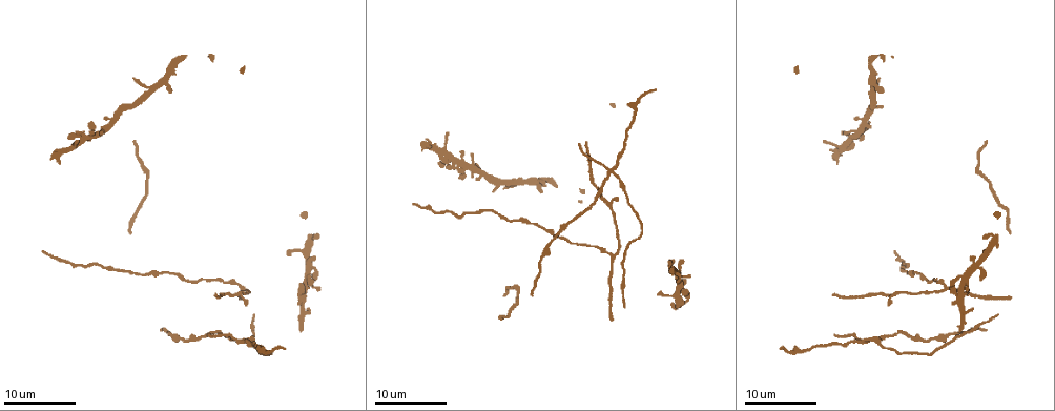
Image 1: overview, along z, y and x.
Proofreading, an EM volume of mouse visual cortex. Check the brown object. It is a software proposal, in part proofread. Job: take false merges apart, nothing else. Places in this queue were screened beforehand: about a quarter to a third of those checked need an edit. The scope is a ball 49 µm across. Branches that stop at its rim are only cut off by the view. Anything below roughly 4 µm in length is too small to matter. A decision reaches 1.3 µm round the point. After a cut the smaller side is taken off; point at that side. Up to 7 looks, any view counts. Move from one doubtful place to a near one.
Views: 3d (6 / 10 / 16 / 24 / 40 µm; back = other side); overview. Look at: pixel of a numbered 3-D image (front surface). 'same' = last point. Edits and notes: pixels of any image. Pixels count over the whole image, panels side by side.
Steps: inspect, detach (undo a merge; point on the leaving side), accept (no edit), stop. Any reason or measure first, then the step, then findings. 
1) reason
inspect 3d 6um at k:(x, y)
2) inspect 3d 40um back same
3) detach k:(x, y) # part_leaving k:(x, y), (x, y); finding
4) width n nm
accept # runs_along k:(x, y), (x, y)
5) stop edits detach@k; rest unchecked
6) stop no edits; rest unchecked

inspect 3d 10um at 1:(242, 289)

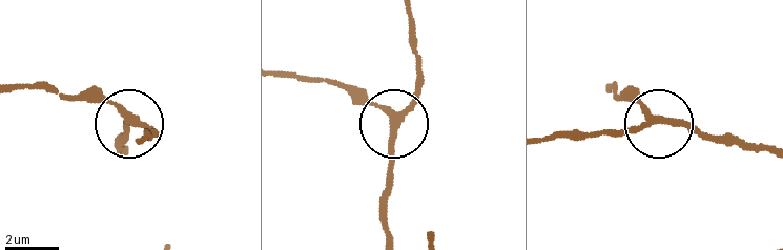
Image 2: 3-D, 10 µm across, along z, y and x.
from behind
inspect 3d 10um back at 2:(397, 117)

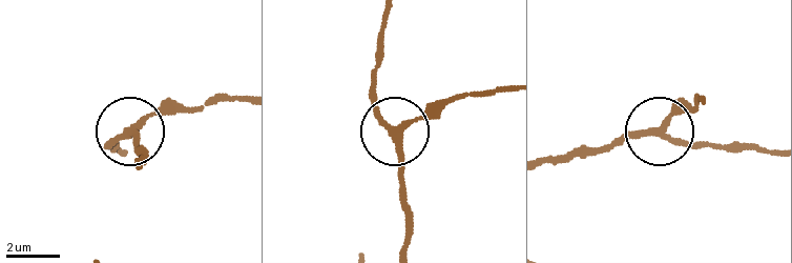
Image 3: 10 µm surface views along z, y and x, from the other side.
arms 3
accept # runs_along 3:(705, 96), (662, 127), (685, 143), (716, 143); one neuron here

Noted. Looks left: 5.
four-way junction
inspect 3d 10um at 1:(241, 343)

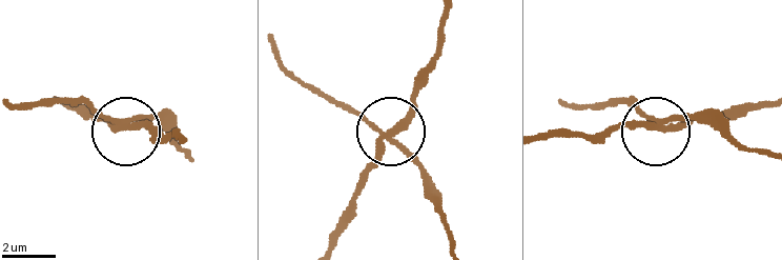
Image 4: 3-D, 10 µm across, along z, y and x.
detach 4:(363, 171) # part_leaving 4:(386, 140), (352, 219), (332, 246); a second neuron is stuck on

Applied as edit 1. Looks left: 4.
stop edits detach@4; rest unchecked

